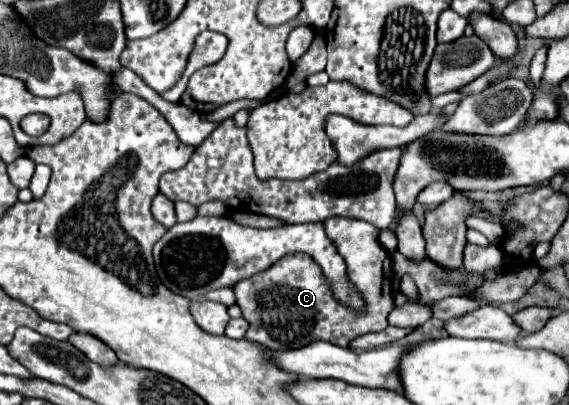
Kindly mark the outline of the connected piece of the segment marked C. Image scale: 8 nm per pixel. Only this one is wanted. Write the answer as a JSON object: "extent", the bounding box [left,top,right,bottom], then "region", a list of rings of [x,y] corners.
{"extent":[234,218,394,352],"region":[[[328,218],[324,222],[326,226],[326,234],[330,236],[330,240],[336,244],[338,252],[344,256],[346,260],[346,276],[348,280],[354,284],[354,288],[364,294],[364,302],[366,308],[364,310],[352,310],[352,308],[344,308],[340,306],[340,302],[334,298],[332,294],[332,286],[328,282],[328,278],[320,272],[320,266],[314,264],[314,260],[308,254],[286,254],[284,258],[280,258],[272,268],[246,278],[242,282],[238,282],[234,286],[236,298],[238,298],[238,306],[242,308],[242,316],[250,322],[250,328],[246,332],[246,340],[268,346],[276,352],[284,352],[284,350],[294,350],[294,348],[302,348],[304,344],[310,344],[314,340],[324,340],[342,348],[350,346],[350,340],[368,334],[368,332],[382,332],[388,326],[388,314],[394,308],[392,304],[392,258],[388,252],[384,252],[384,248],[378,242],[378,230],[364,222],[364,220],[354,220],[354,218]]]}

